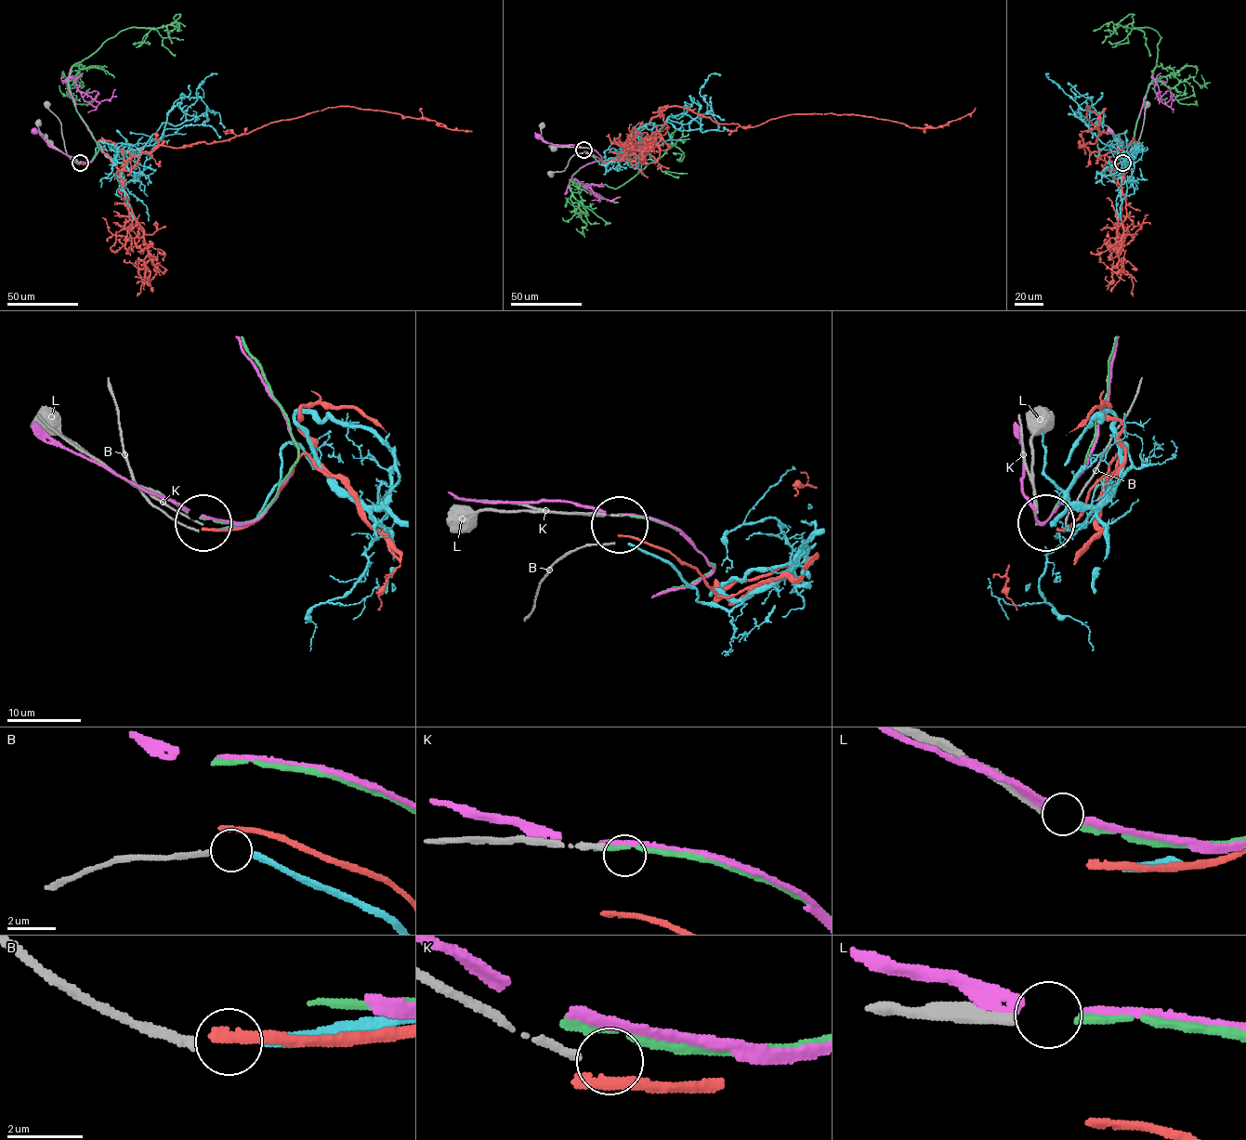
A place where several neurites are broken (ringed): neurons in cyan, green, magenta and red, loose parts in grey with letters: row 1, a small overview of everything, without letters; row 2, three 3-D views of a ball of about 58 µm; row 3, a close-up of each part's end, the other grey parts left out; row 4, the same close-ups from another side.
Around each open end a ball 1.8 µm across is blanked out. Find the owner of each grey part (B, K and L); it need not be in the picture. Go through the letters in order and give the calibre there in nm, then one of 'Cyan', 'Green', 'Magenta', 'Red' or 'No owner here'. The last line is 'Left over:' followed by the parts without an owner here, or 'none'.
B: Thickness 200 nm. No owner here
K: Thickness 240 nm. No owner here
L: Thickness 280 nm. Green
Left over: B, K

